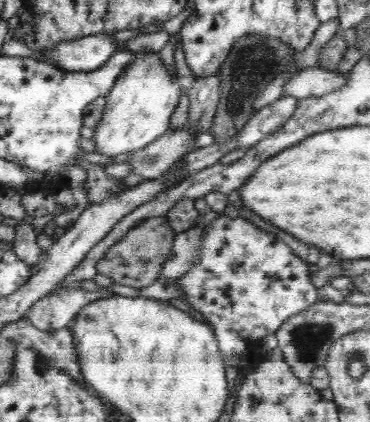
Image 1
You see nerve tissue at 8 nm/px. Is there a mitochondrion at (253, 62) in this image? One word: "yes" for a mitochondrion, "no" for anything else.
yes

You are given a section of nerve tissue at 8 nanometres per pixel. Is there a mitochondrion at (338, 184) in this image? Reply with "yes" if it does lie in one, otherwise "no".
no

